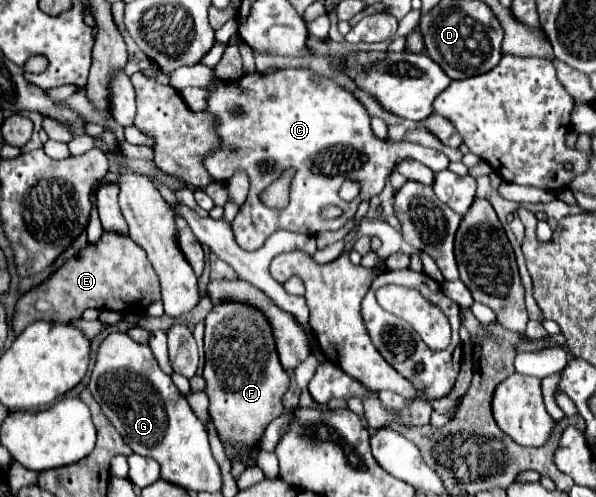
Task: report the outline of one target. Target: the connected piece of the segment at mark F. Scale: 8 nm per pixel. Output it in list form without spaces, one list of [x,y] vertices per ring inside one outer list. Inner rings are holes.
[[[220,301],[204,321],[204,379],[206,379],[206,393],[210,397],[210,415],[214,419],[218,437],[224,445],[224,453],[232,465],[232,477],[238,479],[246,465],[238,459],[240,447],[258,447],[260,437],[268,423],[280,415],[282,397],[288,391],[288,373],[284,371],[274,343],[274,333],[264,317],[264,313],[252,305],[244,305],[240,301]]]

